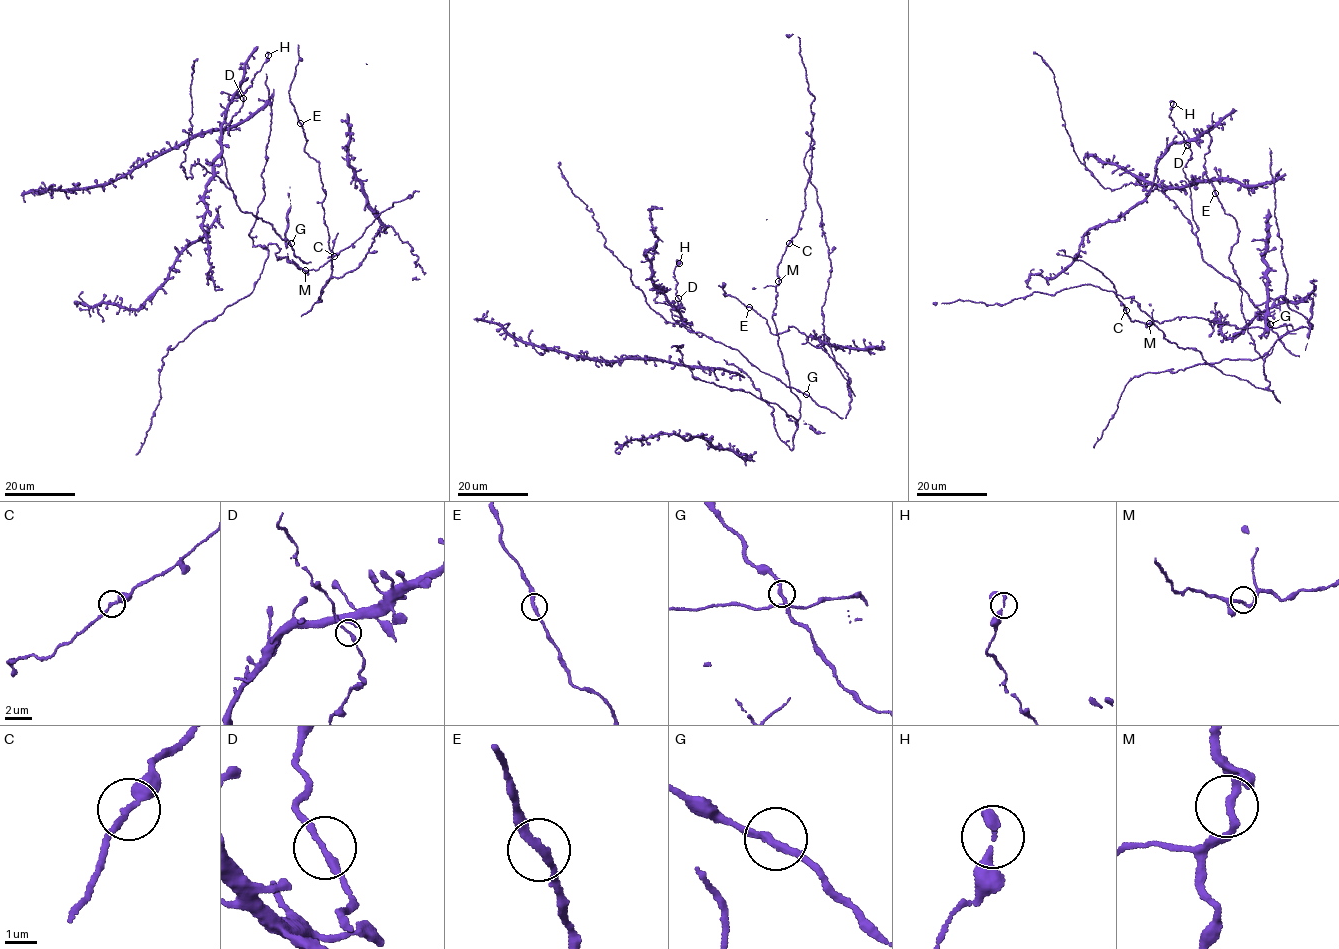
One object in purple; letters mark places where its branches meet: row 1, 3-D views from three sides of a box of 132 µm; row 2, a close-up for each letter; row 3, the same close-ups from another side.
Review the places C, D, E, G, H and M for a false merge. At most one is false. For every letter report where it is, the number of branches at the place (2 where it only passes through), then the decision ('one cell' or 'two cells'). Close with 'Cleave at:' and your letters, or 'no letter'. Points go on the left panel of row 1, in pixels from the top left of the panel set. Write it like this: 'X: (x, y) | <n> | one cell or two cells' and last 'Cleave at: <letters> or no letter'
C: (334, 256) | 2 | one cell
D: (243, 98) | 2 | one cell
E: (300, 123) | 2 | one cell
G: (291, 243) | 2 | one cell
H: (268, 55) | 2 | one cell
M: (305, 270) | 2 | one cell
Cleave at: no letter

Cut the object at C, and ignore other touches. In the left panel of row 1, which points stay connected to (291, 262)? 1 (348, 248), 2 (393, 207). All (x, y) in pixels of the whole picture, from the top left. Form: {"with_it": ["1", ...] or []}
{"with_it": []}

